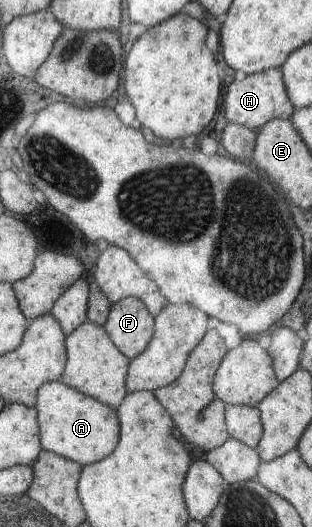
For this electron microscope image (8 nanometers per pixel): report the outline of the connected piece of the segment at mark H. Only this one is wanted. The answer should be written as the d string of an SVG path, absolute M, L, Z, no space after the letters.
M270 68L246 75L243 80L233 79L223 96L223 116L227 123L245 126L252 131L259 130L271 119L290 119L294 106L289 102L280 68Z

